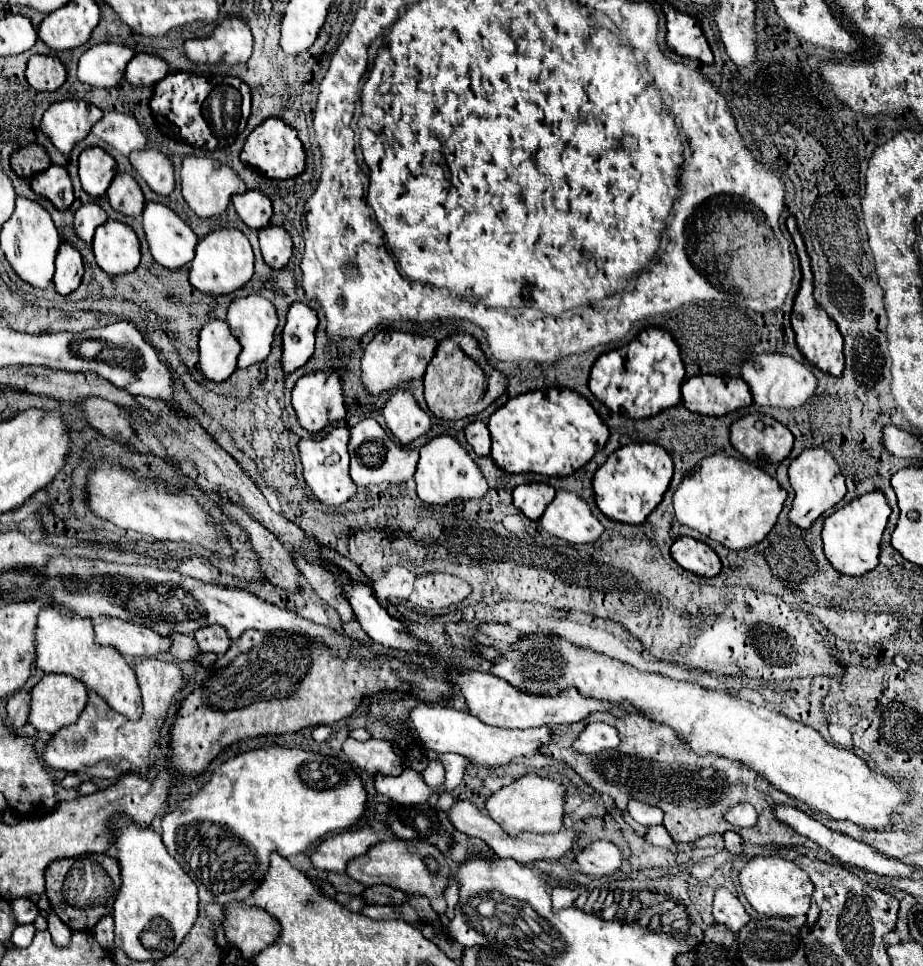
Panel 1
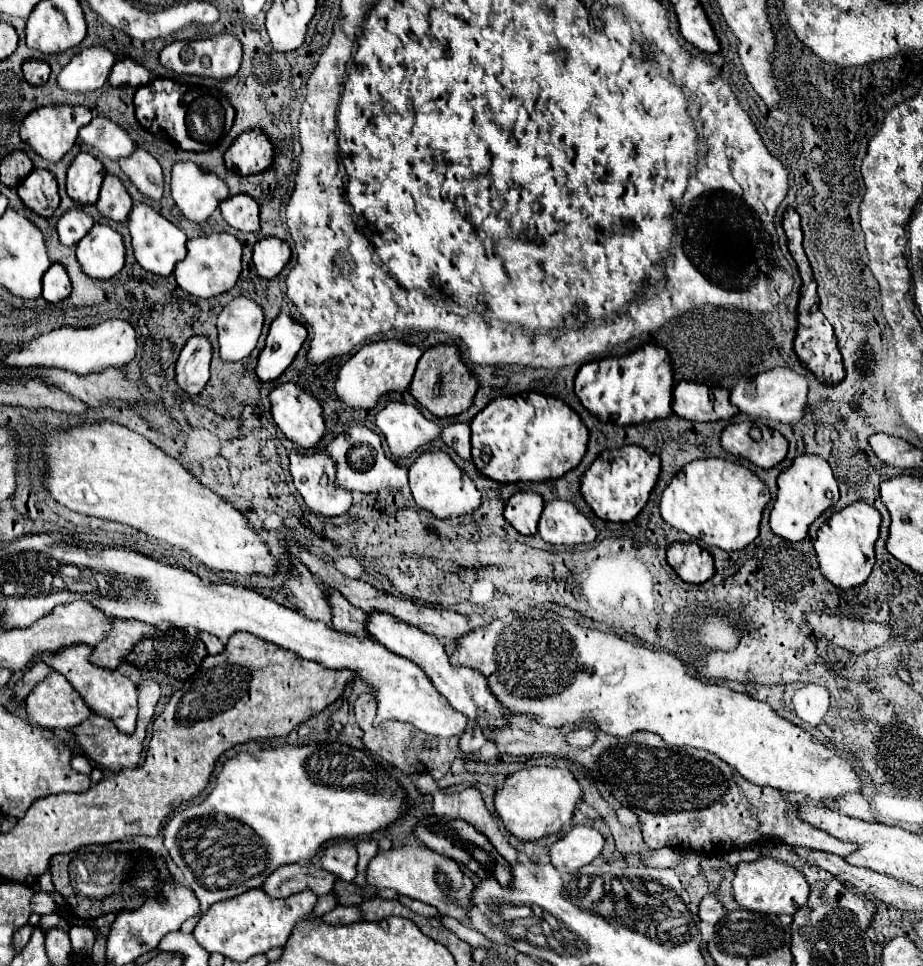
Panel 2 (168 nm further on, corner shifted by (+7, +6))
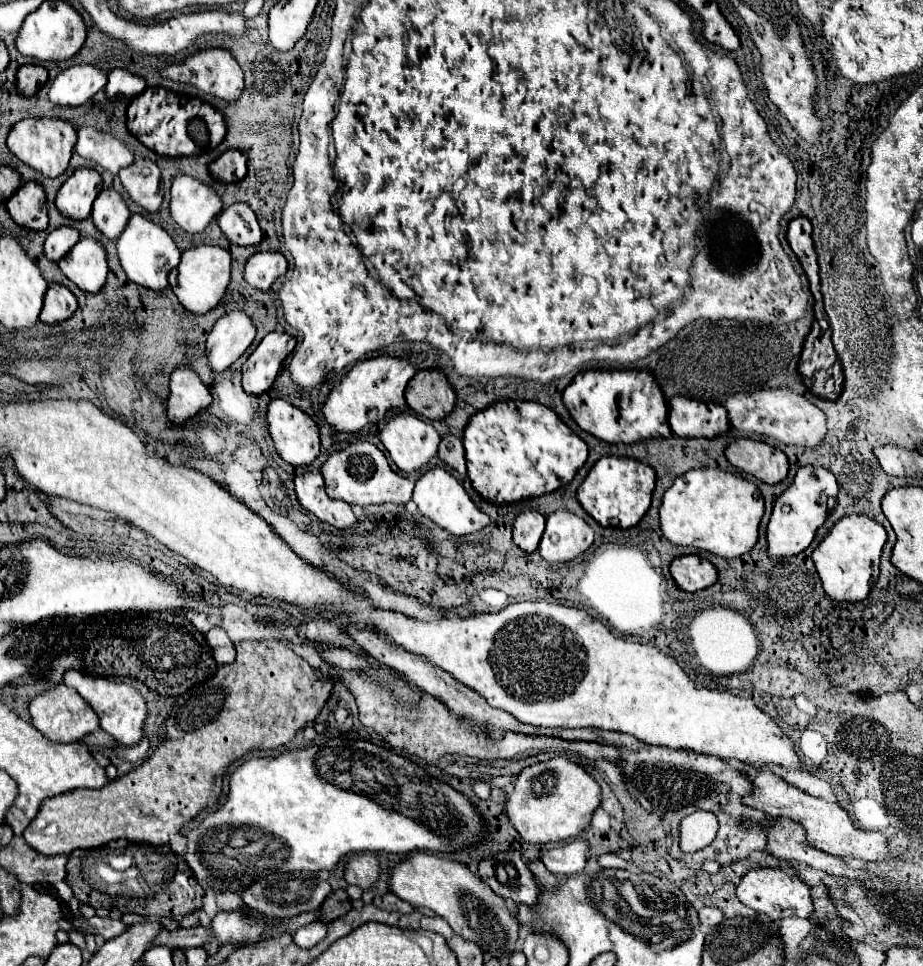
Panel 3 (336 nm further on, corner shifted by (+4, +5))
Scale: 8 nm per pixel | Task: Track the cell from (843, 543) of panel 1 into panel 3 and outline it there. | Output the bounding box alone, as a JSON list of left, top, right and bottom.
[811,514,887,602]

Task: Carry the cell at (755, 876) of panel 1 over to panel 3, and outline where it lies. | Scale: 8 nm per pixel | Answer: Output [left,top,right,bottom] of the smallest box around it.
[737,868,813,920]

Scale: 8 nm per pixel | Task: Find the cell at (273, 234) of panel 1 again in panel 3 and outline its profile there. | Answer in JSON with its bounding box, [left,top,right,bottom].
[243,252,287,290]

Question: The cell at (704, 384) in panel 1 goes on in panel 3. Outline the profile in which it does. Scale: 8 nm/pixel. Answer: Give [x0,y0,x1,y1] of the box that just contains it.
[667,396,731,438]

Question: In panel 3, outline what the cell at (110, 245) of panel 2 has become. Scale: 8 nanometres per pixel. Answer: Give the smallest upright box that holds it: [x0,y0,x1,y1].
[59,238,109,292]

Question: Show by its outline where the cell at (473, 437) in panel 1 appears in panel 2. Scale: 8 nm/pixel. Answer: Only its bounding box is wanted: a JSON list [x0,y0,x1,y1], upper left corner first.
[442,423,470,459]

